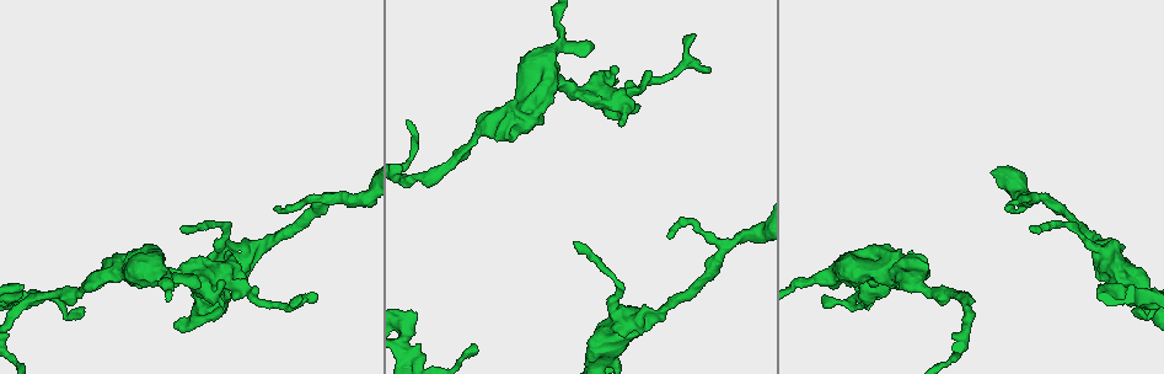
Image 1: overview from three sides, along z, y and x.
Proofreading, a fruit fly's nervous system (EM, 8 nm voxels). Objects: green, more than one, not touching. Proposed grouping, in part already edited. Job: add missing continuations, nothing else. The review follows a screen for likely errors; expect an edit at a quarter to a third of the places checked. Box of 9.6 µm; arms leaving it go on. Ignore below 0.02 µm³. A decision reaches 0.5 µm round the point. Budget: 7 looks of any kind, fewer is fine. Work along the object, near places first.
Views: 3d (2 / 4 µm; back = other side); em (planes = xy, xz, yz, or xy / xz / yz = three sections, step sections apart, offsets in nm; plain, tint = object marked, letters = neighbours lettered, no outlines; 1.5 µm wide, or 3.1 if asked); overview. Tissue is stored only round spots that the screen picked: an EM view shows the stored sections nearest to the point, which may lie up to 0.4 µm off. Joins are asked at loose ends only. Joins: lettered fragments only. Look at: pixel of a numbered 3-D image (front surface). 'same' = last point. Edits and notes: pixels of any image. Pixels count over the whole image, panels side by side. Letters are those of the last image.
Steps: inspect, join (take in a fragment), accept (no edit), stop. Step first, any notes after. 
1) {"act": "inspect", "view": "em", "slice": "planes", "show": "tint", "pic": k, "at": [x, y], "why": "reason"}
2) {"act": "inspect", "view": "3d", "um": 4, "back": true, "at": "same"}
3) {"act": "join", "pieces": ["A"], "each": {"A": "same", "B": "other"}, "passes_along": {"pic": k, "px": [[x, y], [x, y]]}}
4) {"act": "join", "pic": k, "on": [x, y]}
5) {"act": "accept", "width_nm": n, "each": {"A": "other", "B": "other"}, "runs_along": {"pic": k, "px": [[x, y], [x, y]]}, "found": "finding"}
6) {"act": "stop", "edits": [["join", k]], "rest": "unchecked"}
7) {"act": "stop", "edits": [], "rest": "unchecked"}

{"act": "inspect", "view": "em", "um": 3.1, "slice": "planes", "show": "letters", "pic": 1, "at": [191, 290], "why": "stops while still wide"}

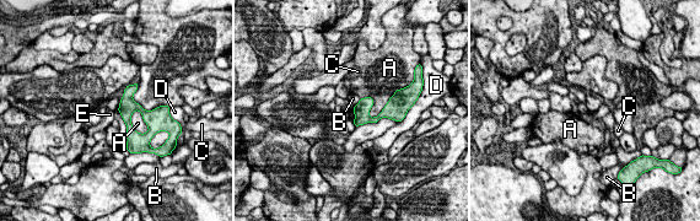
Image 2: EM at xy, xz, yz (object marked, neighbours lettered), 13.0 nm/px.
{"act": "accept", "longest_contact_nm": ["A", 440], "each": {"A": "other", "B": "other", "C": "other", "D": "other", "E": "other"}, "found": "none of them fits"}

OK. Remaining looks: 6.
{"act": "inspect", "view": "em", "slice": "planes", "show": "letters", "pic": 1, "at": [1026, 208], "why": "thin end"}

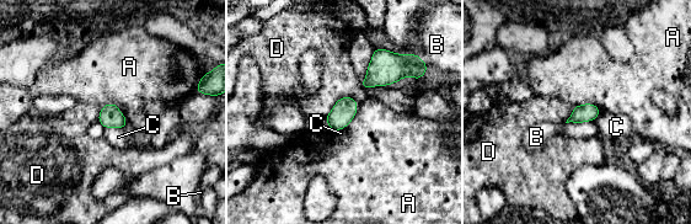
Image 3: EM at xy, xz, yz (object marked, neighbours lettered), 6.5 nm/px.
{"act": "accept", "each": {"A": "other", "B": "other", "C": "other", "D": "other"}, "border": {"pic": 3, "px": [[574, 105], [593, 104], [600, 111]]}, "found": "no lettered fragment goes on from it"}

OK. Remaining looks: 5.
{"act": "inspect", "view": "3d", "um": 2, "back": true, "pic": 1, "at": [693, 37], "why": "tapers out"}

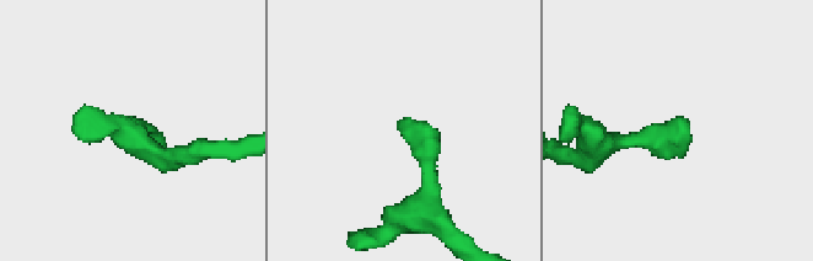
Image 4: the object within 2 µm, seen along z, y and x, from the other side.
{"act": "inspect", "view": "em", "slice": "planes", "show": "letters", "pic": 4, "at": [403, 125], "why": "need the tissue"}

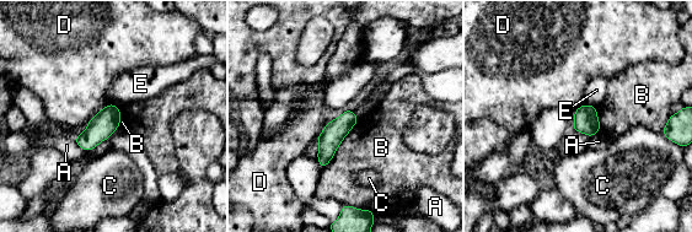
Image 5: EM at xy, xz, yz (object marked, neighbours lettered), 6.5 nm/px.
{"act": "accept", "width_nm": 150, "each": {"A": "other", "B": "other", "C": "other", "D": "other", "E": "other"}, "border": {"pic": 5, "px": [[358, 120], [321, 170]]}, "found": "no lettered fragment goes on from it"}

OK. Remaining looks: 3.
{"act": "stop", "edits": [], "rest": "unchecked"}

